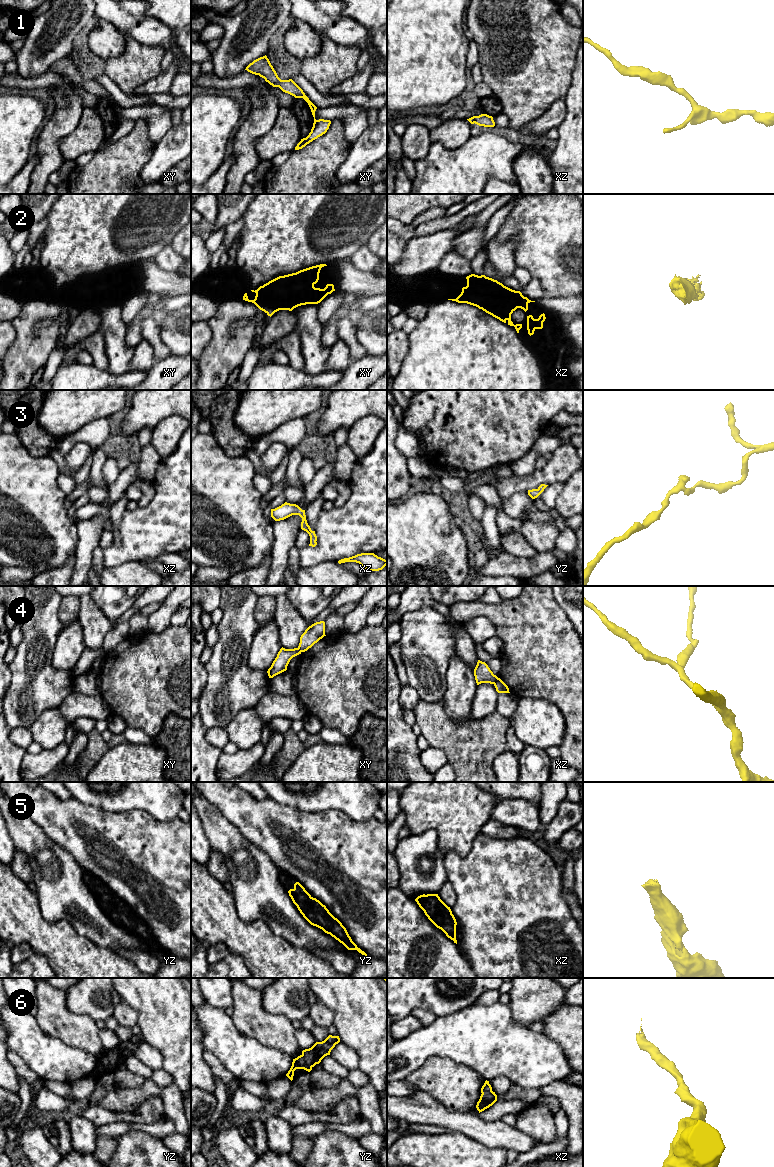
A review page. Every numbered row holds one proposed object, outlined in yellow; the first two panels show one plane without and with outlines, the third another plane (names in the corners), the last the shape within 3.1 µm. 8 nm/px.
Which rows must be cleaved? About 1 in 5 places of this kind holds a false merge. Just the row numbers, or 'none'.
4

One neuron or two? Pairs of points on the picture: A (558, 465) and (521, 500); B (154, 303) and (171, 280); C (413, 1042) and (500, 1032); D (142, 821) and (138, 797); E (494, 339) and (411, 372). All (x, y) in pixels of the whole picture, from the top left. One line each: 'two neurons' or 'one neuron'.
A: two neurons
B: two neurons
C: one neuron
D: two neurons
E: one neuron

